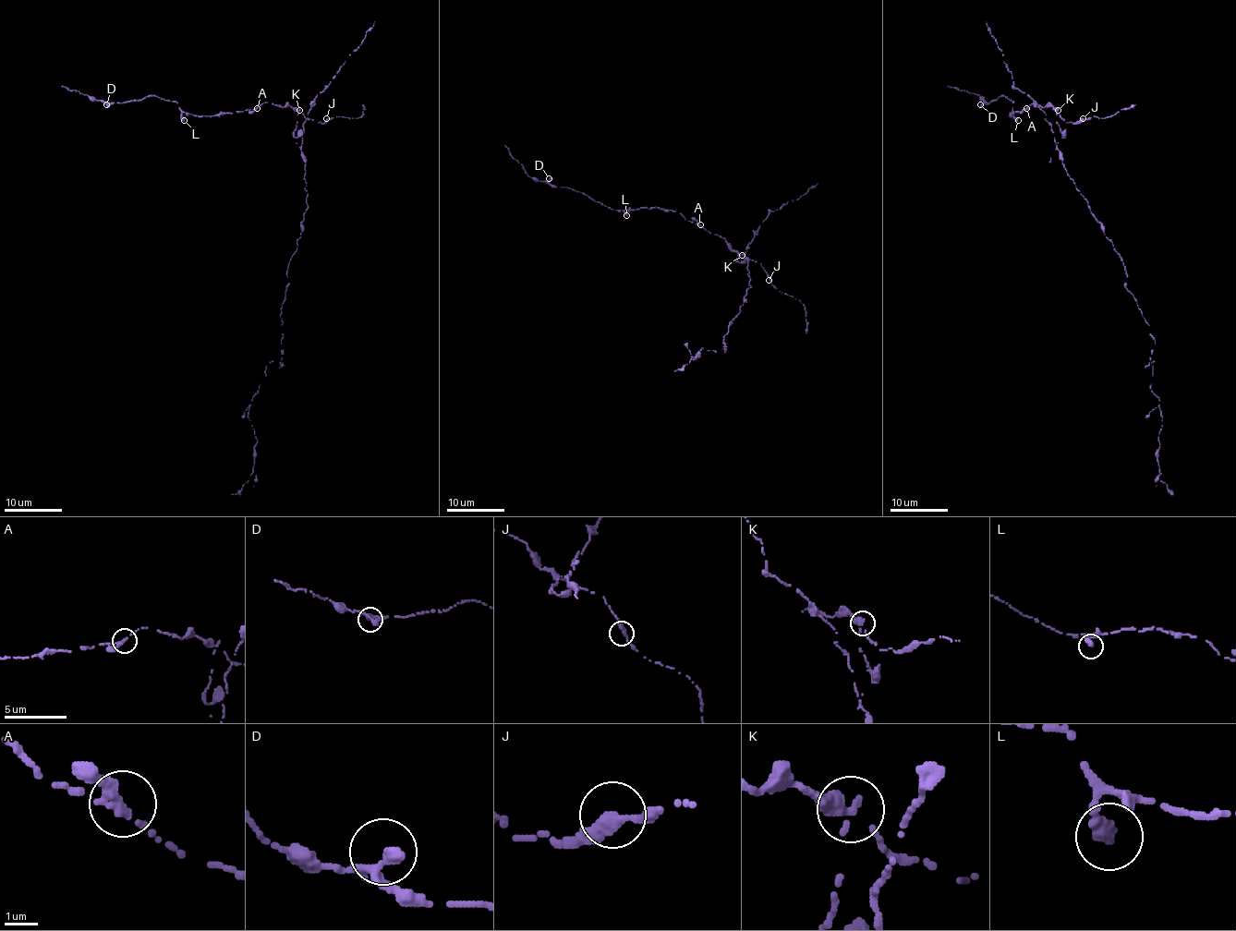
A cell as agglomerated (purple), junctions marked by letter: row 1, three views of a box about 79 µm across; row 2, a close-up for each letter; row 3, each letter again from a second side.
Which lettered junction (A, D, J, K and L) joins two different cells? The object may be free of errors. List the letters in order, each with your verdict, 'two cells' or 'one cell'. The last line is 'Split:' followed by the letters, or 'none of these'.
A: one cell
D: one cell
J: one cell
K: two cells
L: one cell
Split: K

